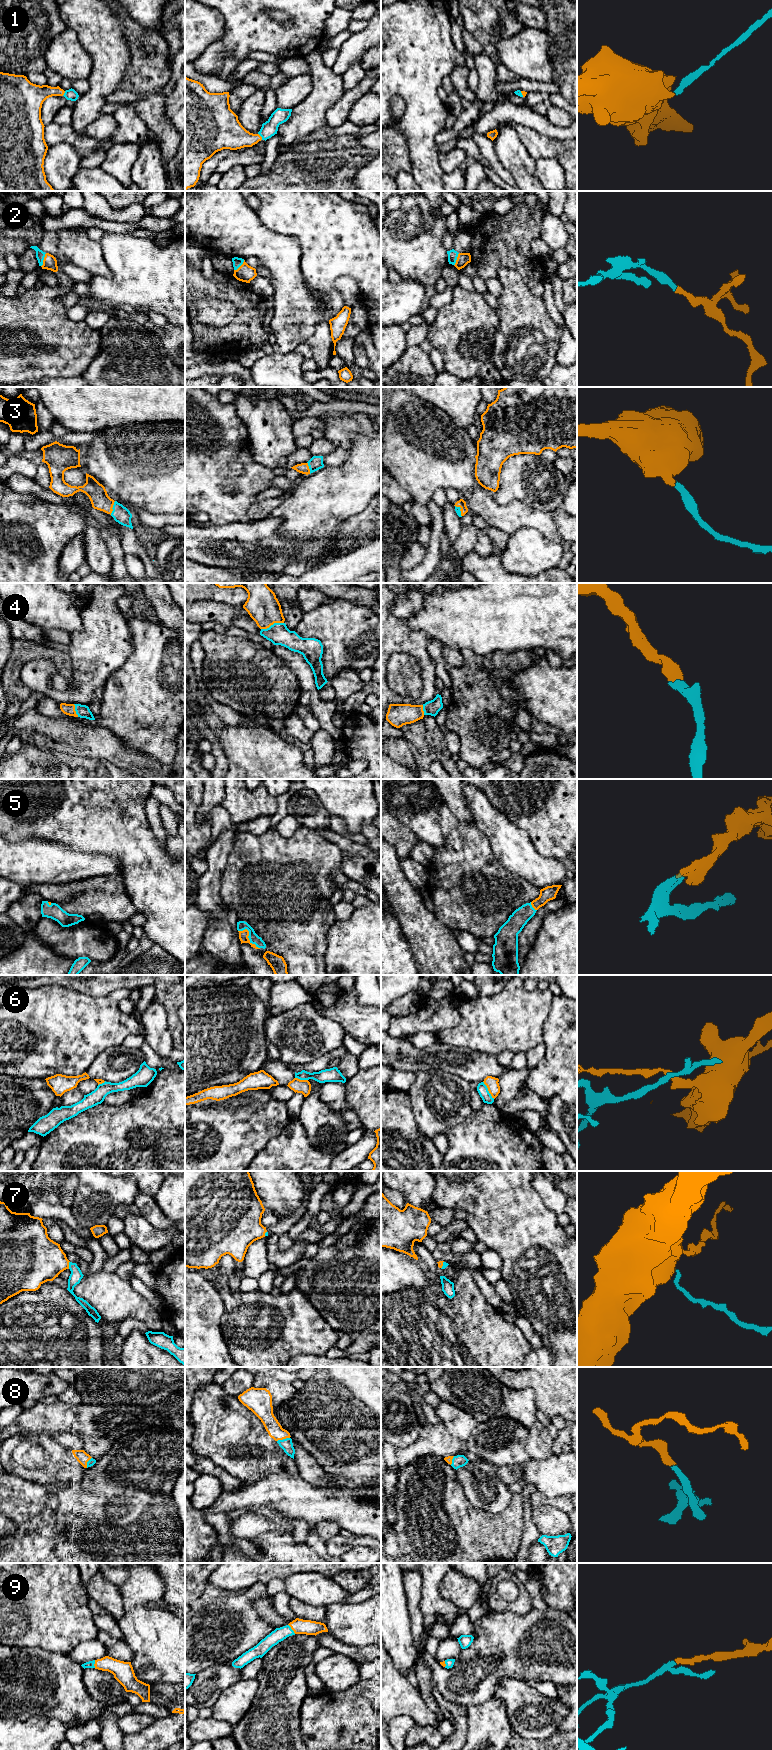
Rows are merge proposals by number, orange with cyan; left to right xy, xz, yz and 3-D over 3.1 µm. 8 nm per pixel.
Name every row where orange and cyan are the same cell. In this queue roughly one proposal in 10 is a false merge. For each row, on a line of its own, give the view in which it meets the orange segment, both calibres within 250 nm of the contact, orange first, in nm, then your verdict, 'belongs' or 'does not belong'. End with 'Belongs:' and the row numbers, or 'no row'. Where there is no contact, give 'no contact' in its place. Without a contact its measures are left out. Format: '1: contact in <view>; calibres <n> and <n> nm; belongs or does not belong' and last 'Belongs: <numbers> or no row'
1: contact in xz; calibres 240 and 120 nm; belongs
2: contact in xy; calibres 110 and 70 nm; belongs
3: contact in xy; calibres 150 and 140 nm; belongs
4: contact in xz; calibres 260 and 170 nm; belongs
5: contact in xz; calibres 80 and 80 nm; belongs
6: contact in yz; calibres 100 and 90 nm; does not belong
7: contact in xy; calibres 380 and 100 nm; belongs
8: contact in xz; calibres 130 and 100 nm; belongs
9: contact in xz; calibres 120 and 110 nm; belongs
Belongs: 1, 2, 3, 4, 5, 7, 8, 9

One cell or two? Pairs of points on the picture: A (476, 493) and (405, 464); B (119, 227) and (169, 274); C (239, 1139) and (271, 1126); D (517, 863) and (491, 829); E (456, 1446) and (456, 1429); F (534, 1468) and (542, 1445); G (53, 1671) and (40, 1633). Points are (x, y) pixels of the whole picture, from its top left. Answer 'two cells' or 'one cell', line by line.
A: one cell
B: two cells
C: one cell
D: one cell
E: two cells
F: two cells
G: two cells

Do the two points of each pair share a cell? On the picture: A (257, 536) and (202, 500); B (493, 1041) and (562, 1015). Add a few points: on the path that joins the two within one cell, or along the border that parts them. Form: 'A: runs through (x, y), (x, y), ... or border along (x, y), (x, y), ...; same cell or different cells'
A: border along (253, 521), (213, 525); different cells
B: border along (553, 1000), (543, 1027), (542, 1041); different cells

